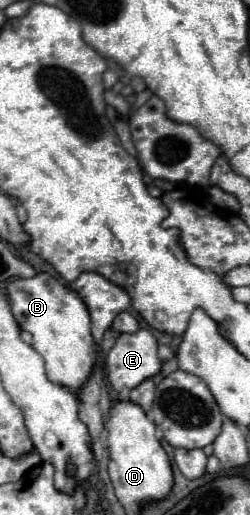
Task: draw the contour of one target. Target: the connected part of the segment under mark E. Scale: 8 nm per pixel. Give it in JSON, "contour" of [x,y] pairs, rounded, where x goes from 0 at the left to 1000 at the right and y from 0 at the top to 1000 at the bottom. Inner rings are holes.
{"contour":[[[548,641],[540,649],[484,649],[460,672],[420,695],[428,738],[468,761],[540,753],[588,734],[612,734],[644,718],[628,695],[628,660],[596,641]]]}

